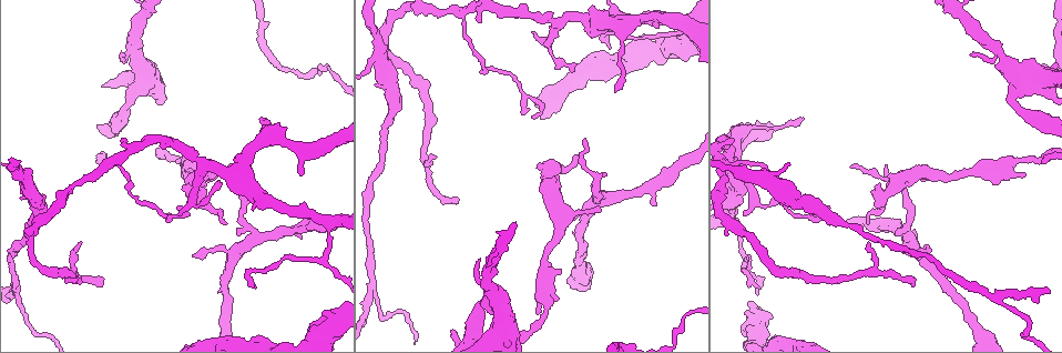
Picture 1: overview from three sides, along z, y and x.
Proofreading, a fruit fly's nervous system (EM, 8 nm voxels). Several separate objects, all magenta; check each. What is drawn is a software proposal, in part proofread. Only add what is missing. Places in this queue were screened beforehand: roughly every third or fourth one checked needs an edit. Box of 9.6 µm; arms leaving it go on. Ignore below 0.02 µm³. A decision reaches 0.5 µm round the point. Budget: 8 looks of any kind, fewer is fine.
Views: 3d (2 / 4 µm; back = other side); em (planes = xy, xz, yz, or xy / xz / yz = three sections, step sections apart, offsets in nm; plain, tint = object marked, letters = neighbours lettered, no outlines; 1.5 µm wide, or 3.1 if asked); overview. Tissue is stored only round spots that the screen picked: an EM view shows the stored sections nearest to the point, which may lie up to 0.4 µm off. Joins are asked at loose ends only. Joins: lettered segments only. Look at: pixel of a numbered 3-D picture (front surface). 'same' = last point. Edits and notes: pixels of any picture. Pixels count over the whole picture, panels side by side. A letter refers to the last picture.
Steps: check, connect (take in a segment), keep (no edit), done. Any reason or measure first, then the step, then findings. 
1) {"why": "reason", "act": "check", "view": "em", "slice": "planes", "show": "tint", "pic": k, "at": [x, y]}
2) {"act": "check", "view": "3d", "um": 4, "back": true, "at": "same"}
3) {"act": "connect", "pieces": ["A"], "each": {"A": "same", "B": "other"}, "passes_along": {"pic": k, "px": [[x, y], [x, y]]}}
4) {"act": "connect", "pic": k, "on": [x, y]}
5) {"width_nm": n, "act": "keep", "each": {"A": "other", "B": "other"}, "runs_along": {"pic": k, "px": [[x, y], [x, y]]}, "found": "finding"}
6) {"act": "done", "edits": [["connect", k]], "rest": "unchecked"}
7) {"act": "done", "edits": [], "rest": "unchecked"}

{"why": "branch stops here", "act": "check", "view": "3d", "um": 4, "pic": 1, "at": [254, 286]}

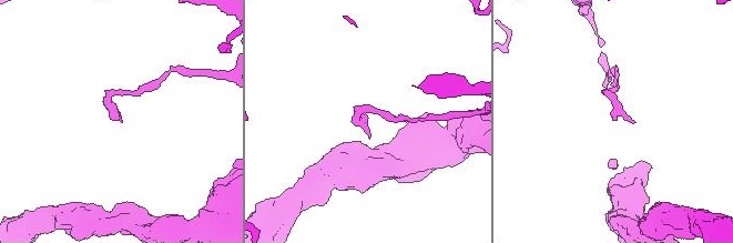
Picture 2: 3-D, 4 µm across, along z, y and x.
{"act": "check", "view": "em", "slice": "planes", "show": "letters", "pic": 2, "at": [633, 122]}

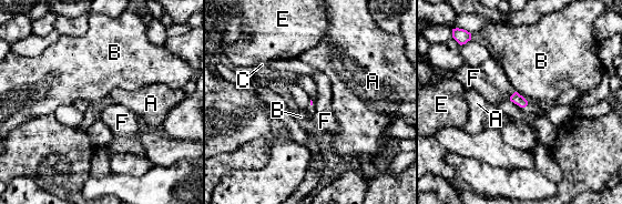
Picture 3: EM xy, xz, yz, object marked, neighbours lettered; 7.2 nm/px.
{"act": "keep", "each": {"A": "other", "B": "other", "C": "other", "E": "other", "F": "other"}, "border": {"pic": 3, "px": [[516, 91], [509, 99]]}, "found": "none of them fits"}

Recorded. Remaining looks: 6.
{"why": "tapers out", "act": "check", "view": "3d", "um": 2, "pic": 1, "at": [868, 224]}

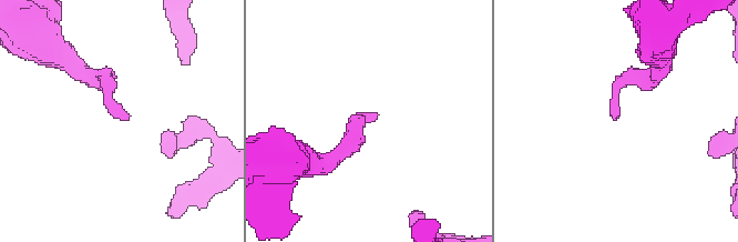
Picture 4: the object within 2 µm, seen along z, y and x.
{"act": "check", "view": "em", "slice": "planes", "show": "letters", "pic": 4, "at": [612, 117]}

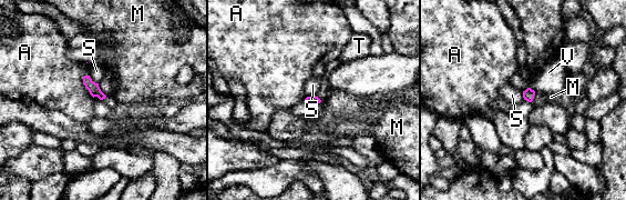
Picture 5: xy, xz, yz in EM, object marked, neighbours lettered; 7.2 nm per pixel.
{"act": "keep", "each": {"A": "other", "M": "other", "S": "other", "T": "other", "V": "other"}, "border": {"pic": 5, "px": [[89, 76], [98, 83]]}, "found": "none of them fits"}

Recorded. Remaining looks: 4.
{"why": "thin end", "act": "check", "view": "em", "slice": "xz", "step": 4, "show": "letters", "pic": 1, "at": [601, 211]}

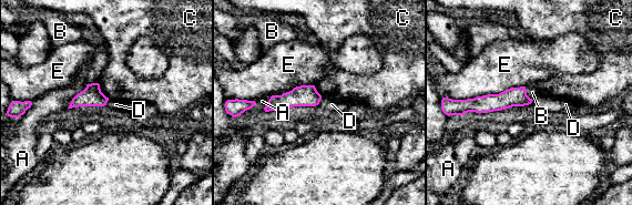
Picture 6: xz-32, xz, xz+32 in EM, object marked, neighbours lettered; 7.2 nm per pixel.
{"why": "another direction", "act": "check", "view": "em", "slice": "planes", "show": "letters", "at": "same"}

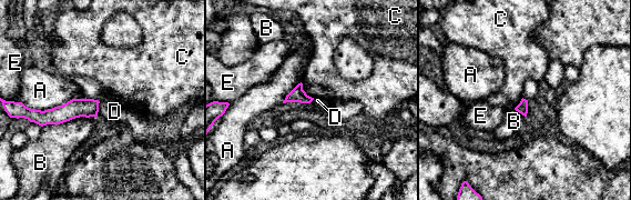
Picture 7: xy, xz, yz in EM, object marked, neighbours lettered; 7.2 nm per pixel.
{"width_nm": 80, "longest_contact_nm": ["B", 400], "act": "keep", "each": {"A": "other", "B": "other", "C": "other", "D": "other", "E": "other"}, "found": "no lettered segment goes on from it"}

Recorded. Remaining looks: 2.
{"act": "done", "edits": [], "rest": "unchecked"}

